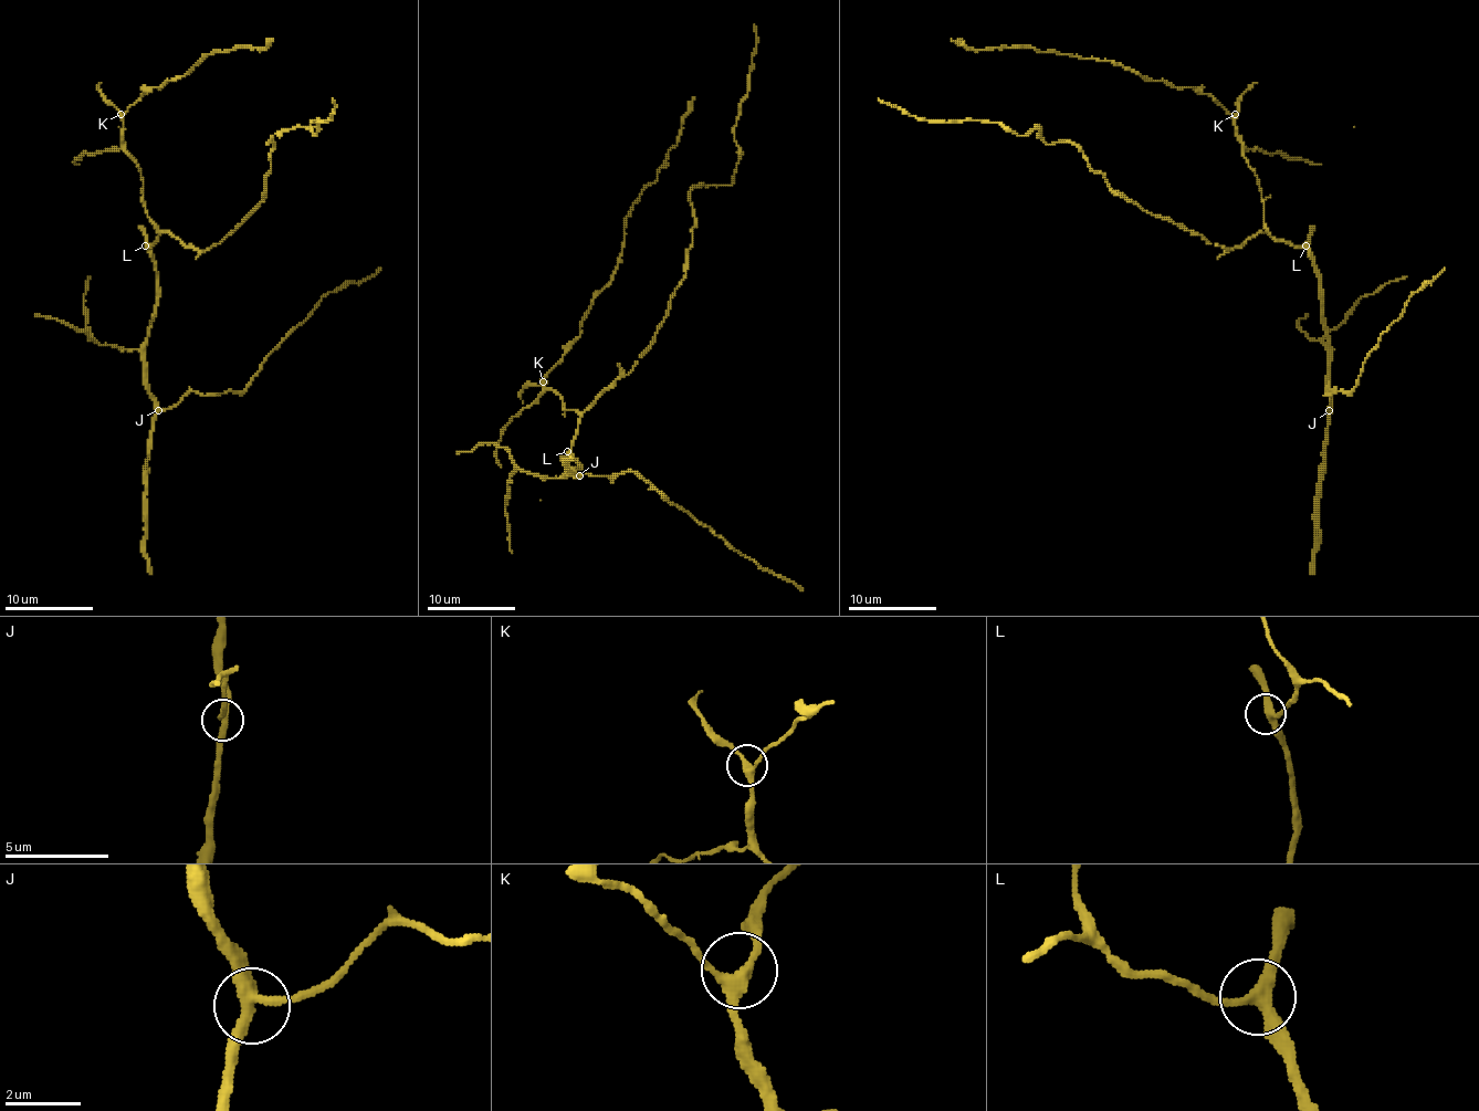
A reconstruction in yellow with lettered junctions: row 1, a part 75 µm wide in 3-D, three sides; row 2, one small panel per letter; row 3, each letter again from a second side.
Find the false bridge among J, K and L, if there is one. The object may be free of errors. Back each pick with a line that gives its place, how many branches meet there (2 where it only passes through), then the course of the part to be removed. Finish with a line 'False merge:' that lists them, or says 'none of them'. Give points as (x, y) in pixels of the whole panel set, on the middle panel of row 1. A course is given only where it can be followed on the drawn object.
False merge: none of them

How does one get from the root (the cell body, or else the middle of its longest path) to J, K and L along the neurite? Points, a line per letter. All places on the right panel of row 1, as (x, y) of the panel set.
J: (1266, 232), (1294, 245), (1303, 245), (1319, 279), (1323, 321), (1328, 329), (1330, 411)
K: (1266, 232), (1259, 179), (1244, 156), (1235, 114)
L: (1266, 232), (1294, 245), (1306, 245)

